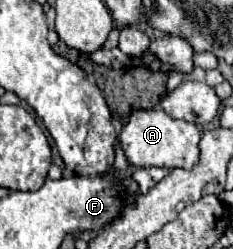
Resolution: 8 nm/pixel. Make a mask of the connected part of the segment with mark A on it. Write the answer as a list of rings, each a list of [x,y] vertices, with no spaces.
[[[162,107],[150,109],[150,111],[132,111],[128,123],[122,127],[120,135],[118,135],[120,147],[124,149],[124,155],[128,159],[130,165],[134,167],[168,167],[168,169],[176,169],[176,167],[192,167],[192,163],[196,163],[200,149],[198,149],[198,141],[200,141],[200,131],[196,129],[194,123],[188,121],[178,121],[172,119]]]

